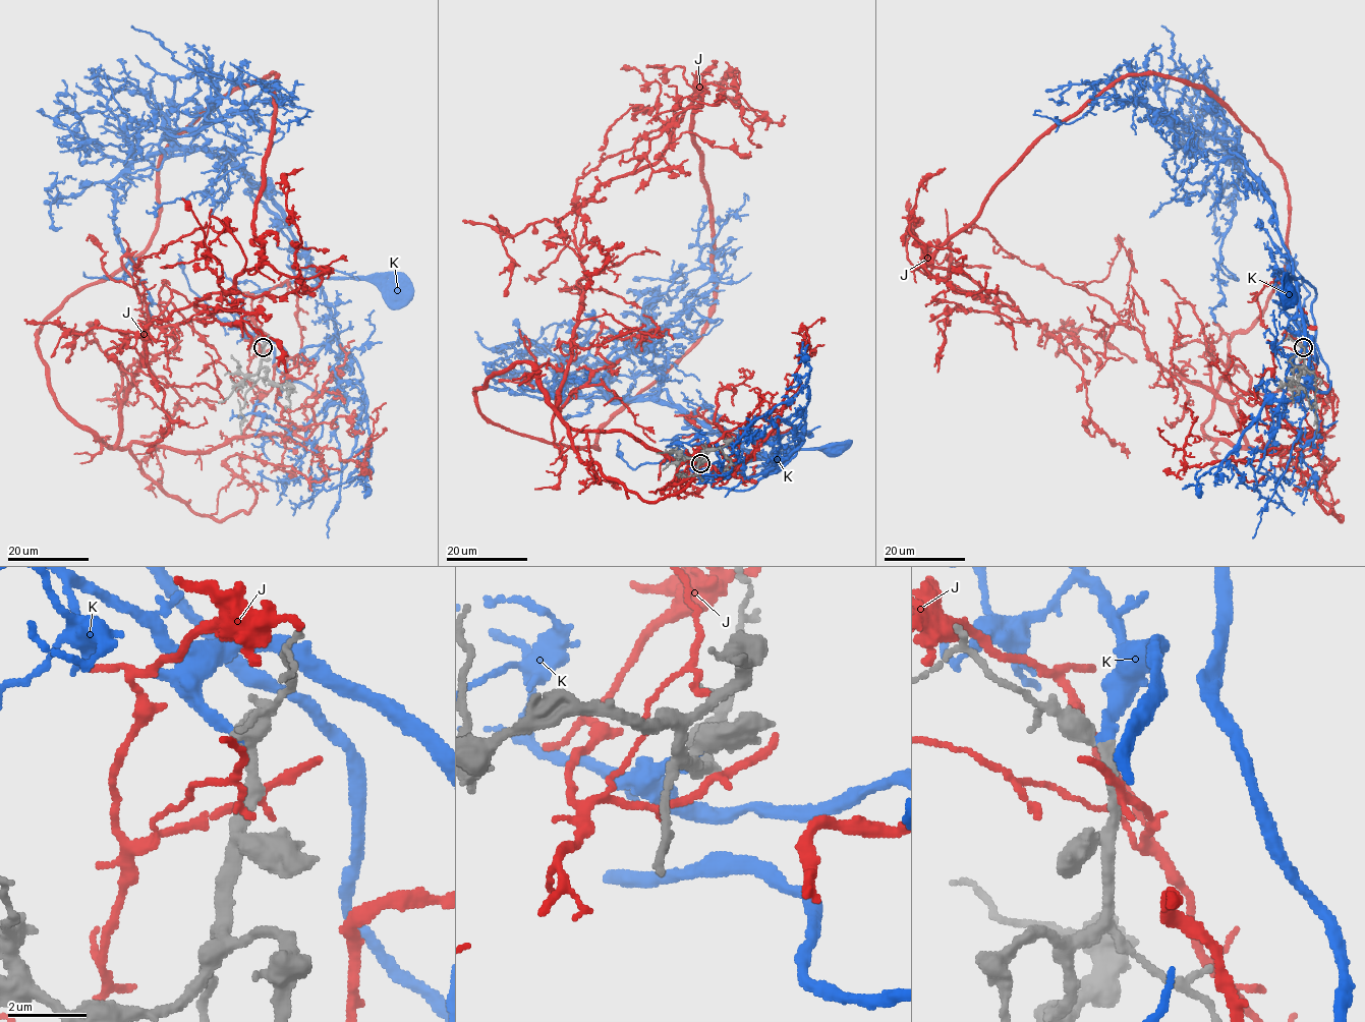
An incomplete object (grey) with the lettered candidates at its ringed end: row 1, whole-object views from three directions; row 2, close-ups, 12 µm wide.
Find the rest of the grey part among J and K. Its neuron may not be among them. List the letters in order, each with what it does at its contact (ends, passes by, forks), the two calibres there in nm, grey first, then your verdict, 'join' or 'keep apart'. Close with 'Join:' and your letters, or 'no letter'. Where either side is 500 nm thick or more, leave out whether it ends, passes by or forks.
J: it passes by | 320/200 nm | keep apart
K: it ends | 360/320 nm | join
Join: K

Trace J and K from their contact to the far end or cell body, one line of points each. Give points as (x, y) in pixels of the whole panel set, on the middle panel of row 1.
J: (701, 464), (529, 363), (475, 404), (598, 448), (698, 339), (696, 93), (580, 208), (590, 287)
K: (700, 463), (735, 476), (776, 464), (745, 490), (680, 471), (707, 475), (780, 452), (834, 449)

